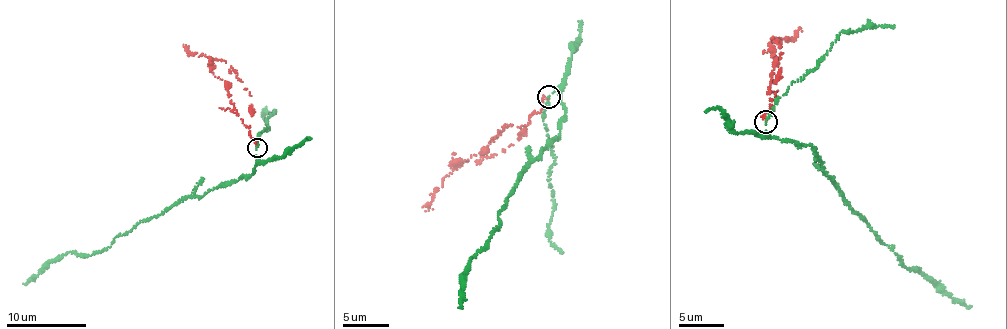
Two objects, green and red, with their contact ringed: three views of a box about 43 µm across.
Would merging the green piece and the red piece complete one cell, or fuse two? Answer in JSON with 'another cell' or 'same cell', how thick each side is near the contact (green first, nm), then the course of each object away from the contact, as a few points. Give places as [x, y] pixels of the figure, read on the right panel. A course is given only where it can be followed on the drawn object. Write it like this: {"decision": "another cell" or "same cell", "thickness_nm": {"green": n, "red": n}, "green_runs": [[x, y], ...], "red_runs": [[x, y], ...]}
{"decision": "another cell", "thickness_nm": {"green": 170, "red": 200}, "green_runs": [[766, 122], [766, 134], [812, 146], [850, 208], [866, 219], [903, 266], [921, 272], [969, 308]], "red_runs": [[766, 120], [766, 112], [773, 110], [770, 100], [776, 97], [769, 90], [776, 58], [772, 37], [781, 58]]}

